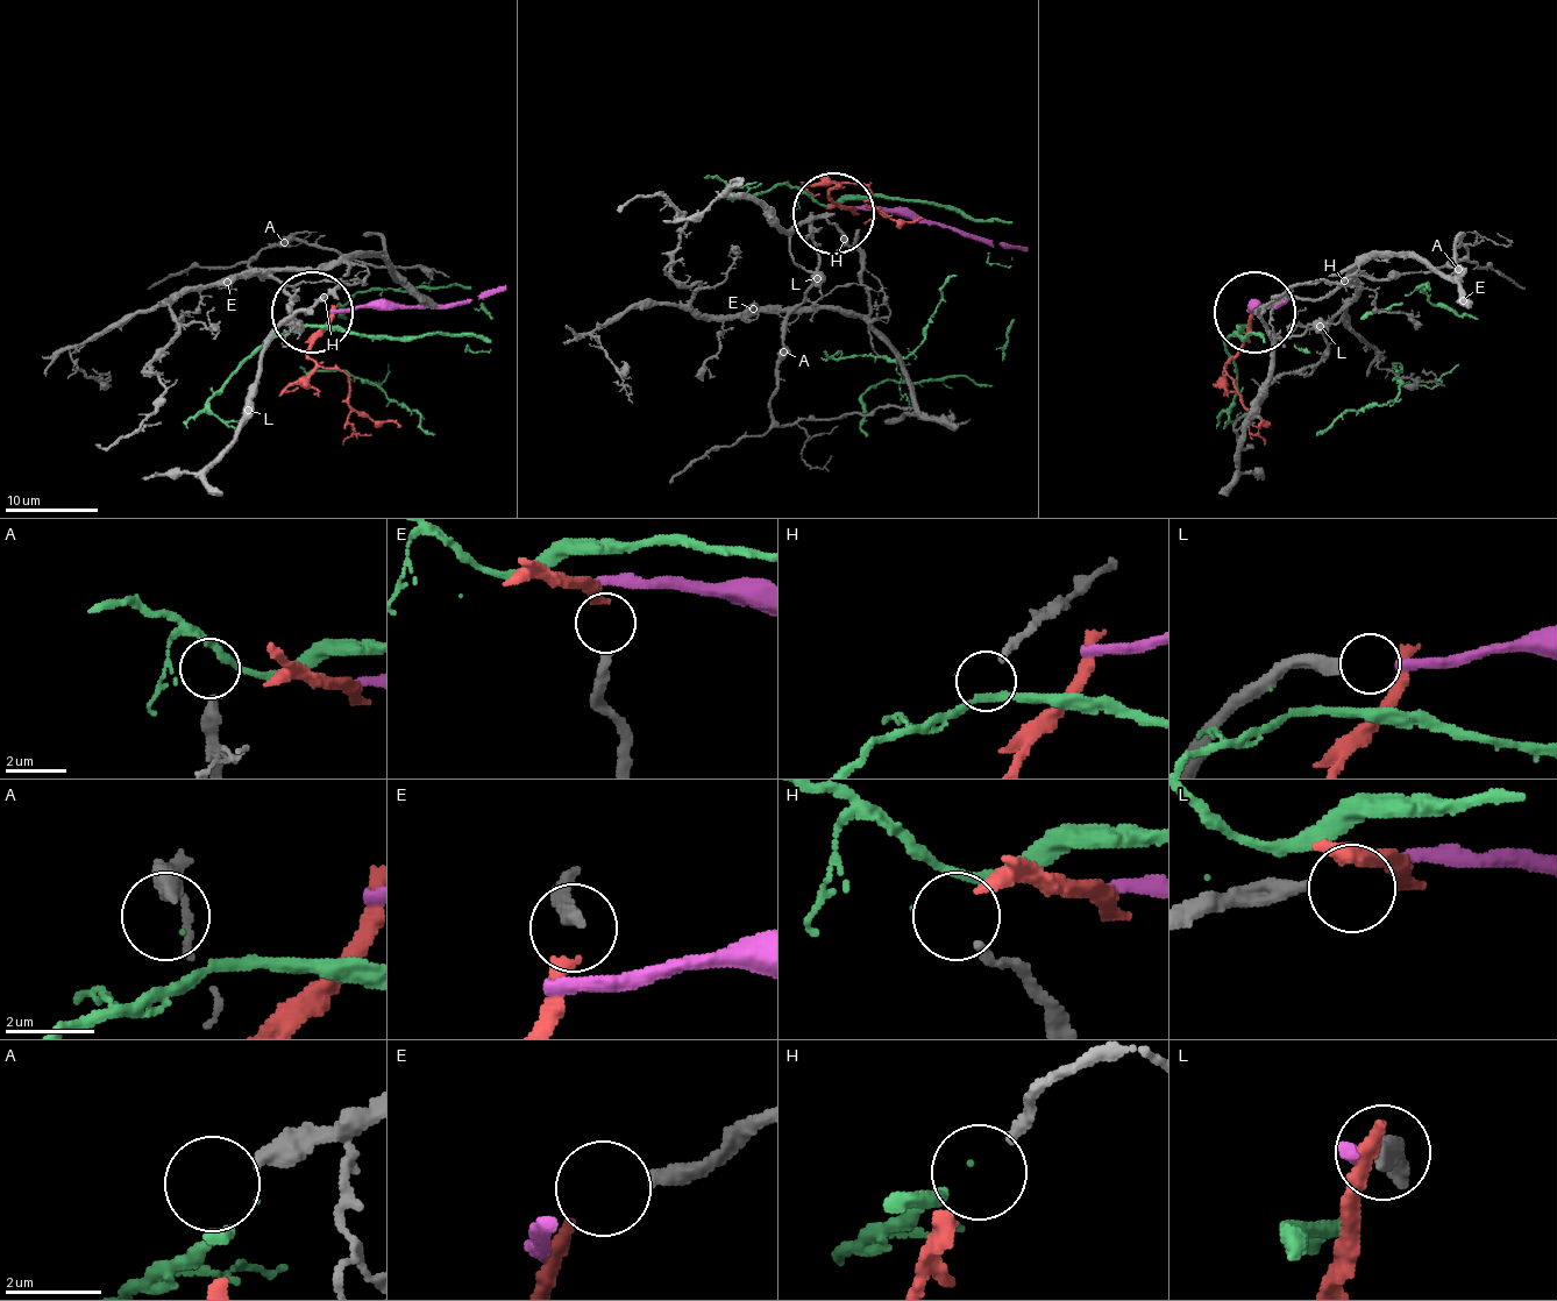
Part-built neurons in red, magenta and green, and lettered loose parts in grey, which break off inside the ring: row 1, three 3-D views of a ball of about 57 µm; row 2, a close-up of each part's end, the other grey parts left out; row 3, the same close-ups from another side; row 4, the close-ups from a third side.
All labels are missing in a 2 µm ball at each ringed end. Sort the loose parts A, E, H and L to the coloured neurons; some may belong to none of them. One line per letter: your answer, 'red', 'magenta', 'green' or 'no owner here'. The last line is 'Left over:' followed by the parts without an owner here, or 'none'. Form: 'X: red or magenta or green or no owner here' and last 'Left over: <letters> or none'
A: no owner here
E: red
H: green
L: magenta
Left over: A

